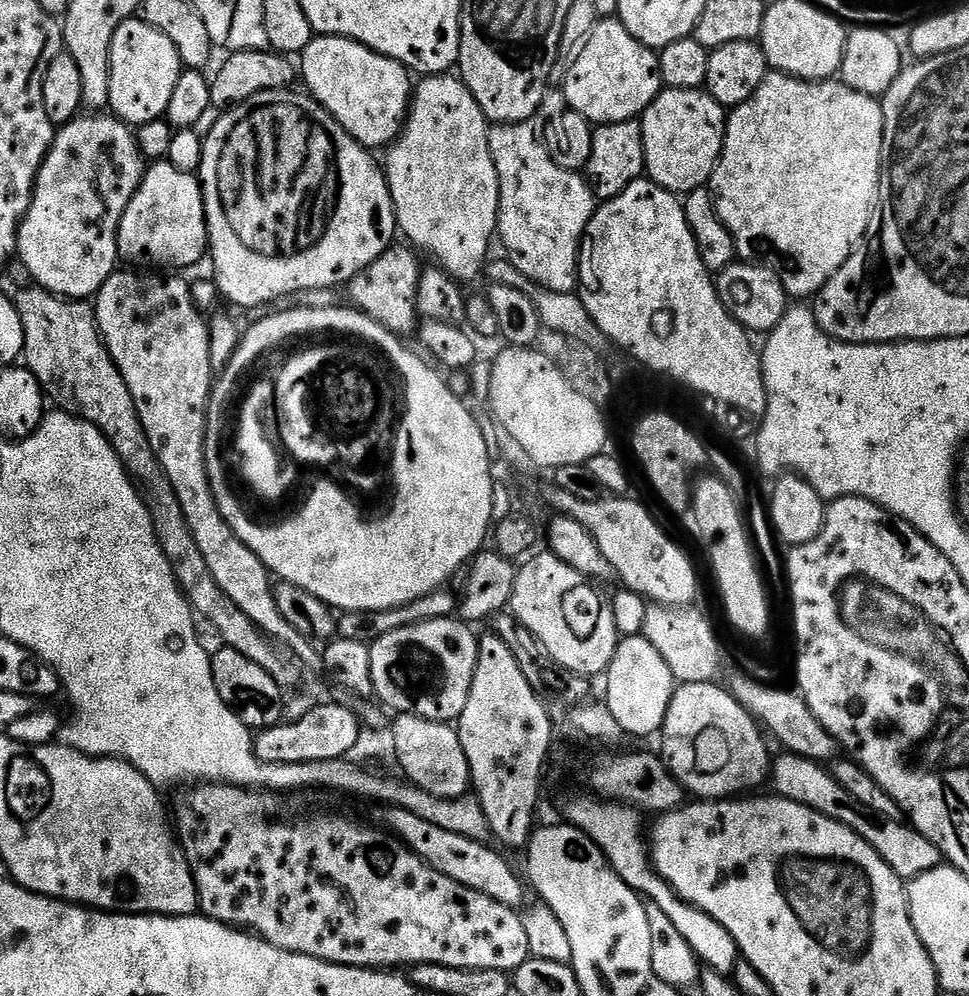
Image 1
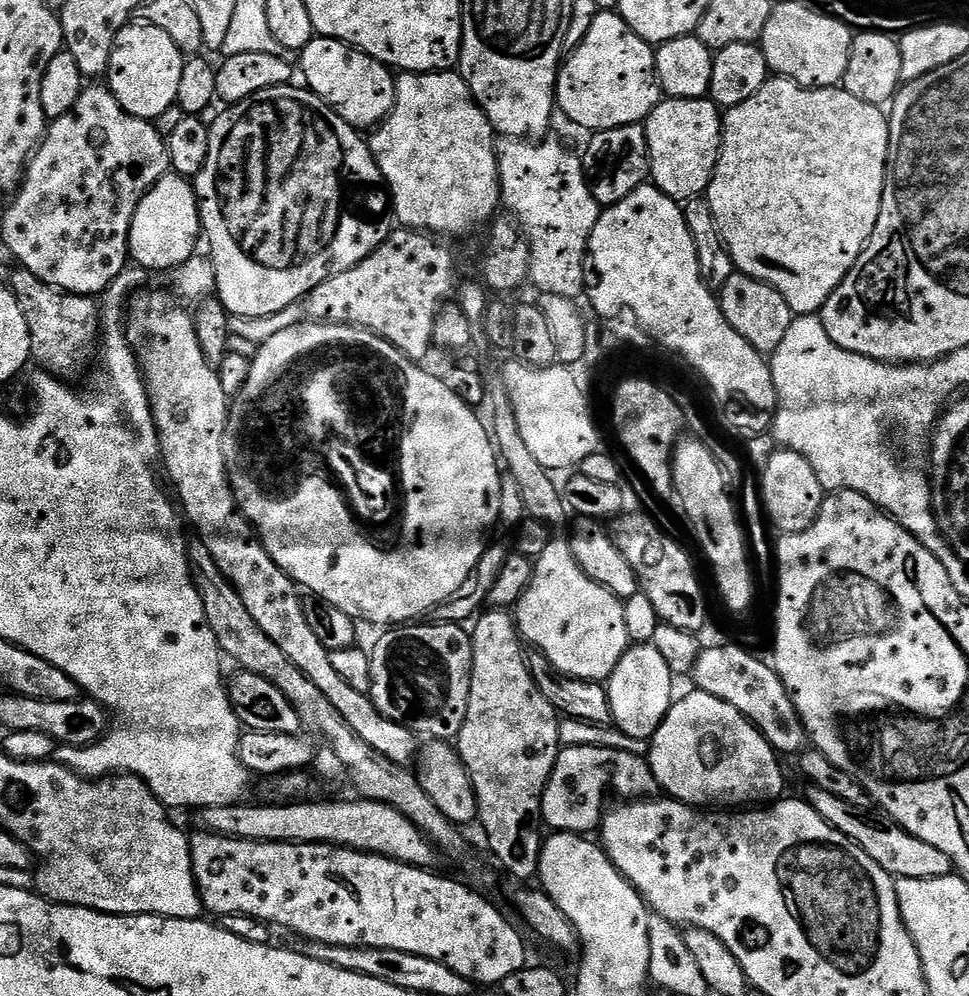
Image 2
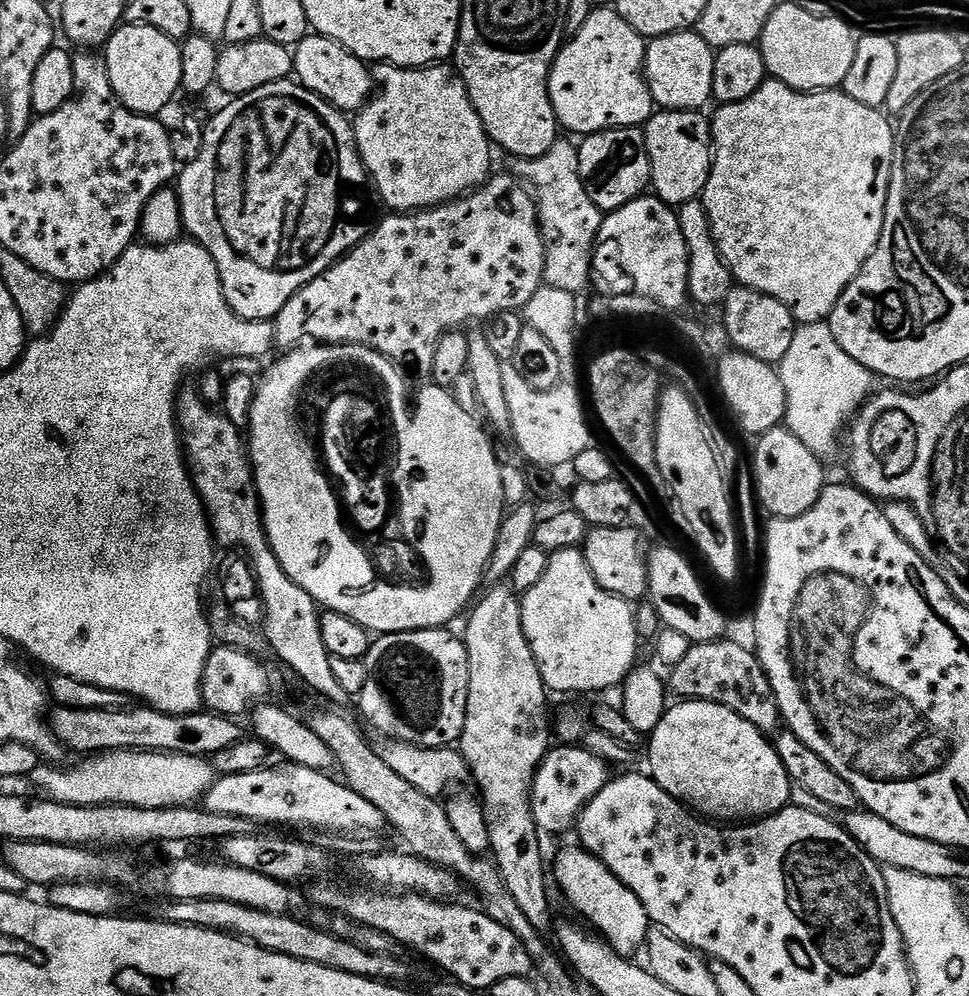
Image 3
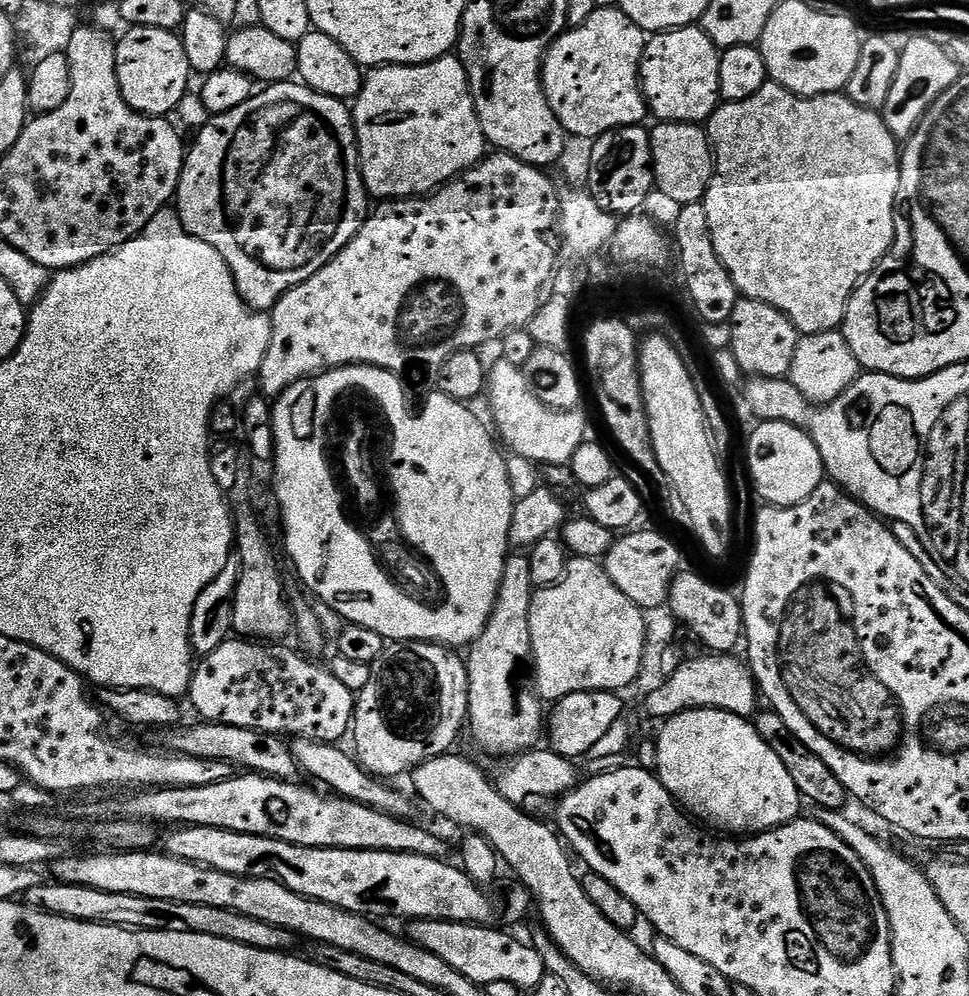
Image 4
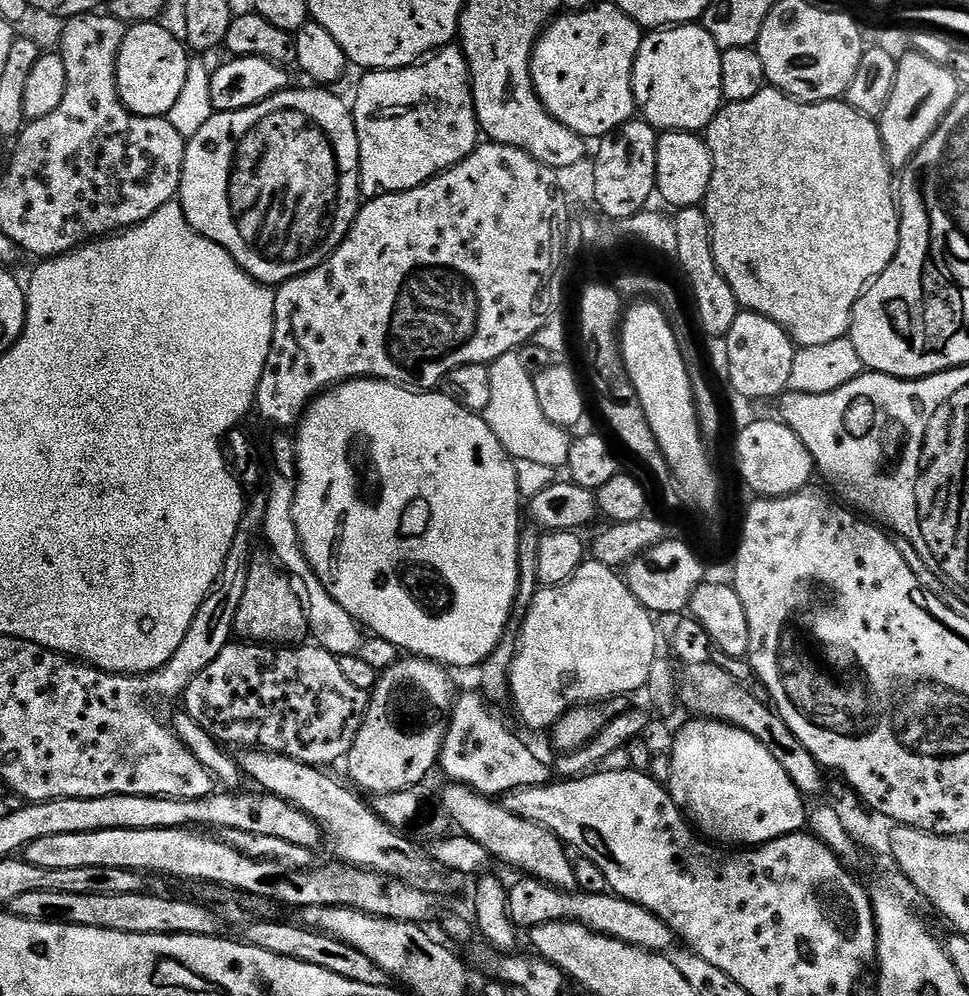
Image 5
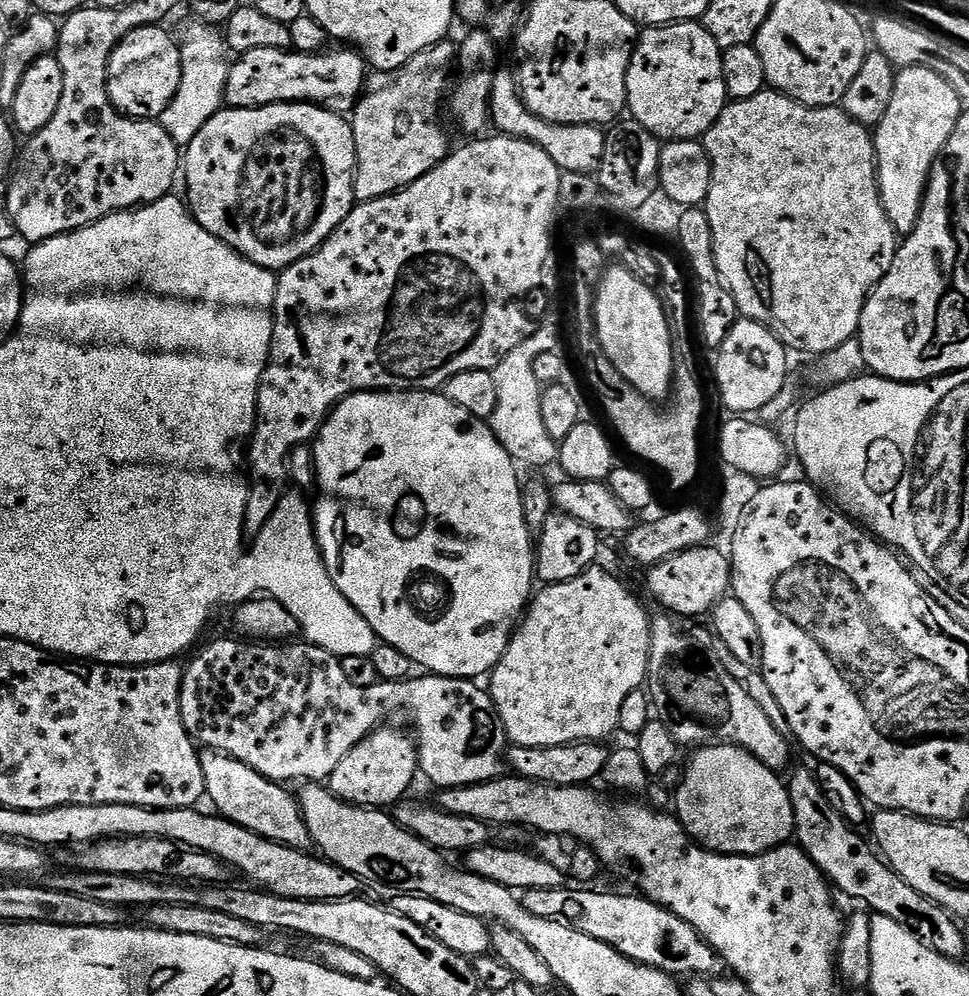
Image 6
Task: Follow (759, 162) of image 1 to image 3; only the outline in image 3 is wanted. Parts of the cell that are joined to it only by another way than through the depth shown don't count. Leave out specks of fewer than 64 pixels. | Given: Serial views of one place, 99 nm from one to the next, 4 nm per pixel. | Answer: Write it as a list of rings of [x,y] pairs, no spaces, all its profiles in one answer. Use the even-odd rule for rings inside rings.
[[[771,78],[765,79],[764,85],[758,90],[754,90],[754,94],[750,94],[750,98],[742,98],[742,102],[734,102],[733,104],[721,104],[715,109],[716,117],[711,117],[712,125],[712,147],[714,155],[712,157],[712,169],[710,170],[710,178],[706,182],[702,193],[704,201],[704,209],[710,218],[710,226],[712,227],[712,237],[716,239],[716,245],[720,251],[720,256],[724,260],[724,264],[732,271],[732,279],[737,285],[745,288],[752,288],[755,292],[766,294],[770,298],[778,298],[778,302],[782,302],[782,306],[786,306],[786,310],[790,310],[790,314],[796,319],[797,325],[801,324],[819,324],[827,321],[828,315],[834,310],[834,306],[838,302],[838,298],[842,298],[842,294],[846,290],[846,286],[850,286],[850,282],[862,270],[862,266],[870,258],[870,254],[874,254],[874,250],[878,246],[878,242],[882,238],[882,226],[886,218],[886,198],[888,197],[888,187],[890,186],[890,174],[892,173],[892,163],[898,158],[898,136],[894,131],[894,124],[887,120],[889,117],[885,115],[879,108],[871,108],[870,106],[862,106],[862,102],[854,102],[854,98],[850,98],[843,90],[825,90],[823,92],[796,92],[790,86],[786,86],[780,80]]]

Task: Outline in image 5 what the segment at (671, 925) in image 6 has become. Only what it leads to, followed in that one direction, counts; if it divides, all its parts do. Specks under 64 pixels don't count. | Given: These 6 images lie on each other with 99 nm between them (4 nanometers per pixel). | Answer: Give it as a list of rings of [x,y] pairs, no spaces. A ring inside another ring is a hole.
[[[524,876],[512,886],[512,891],[509,893],[509,912],[513,924],[522,930],[524,928],[531,930],[550,921],[567,920],[570,924],[581,924],[591,932],[621,940],[632,944],[635,948],[647,948],[649,952],[664,954],[673,947],[671,944],[674,944],[670,926],[666,926],[662,918],[658,918],[650,910],[634,902],[623,900],[620,896],[609,894],[604,890],[585,892],[559,889],[551,884],[542,883],[541,880]]]

